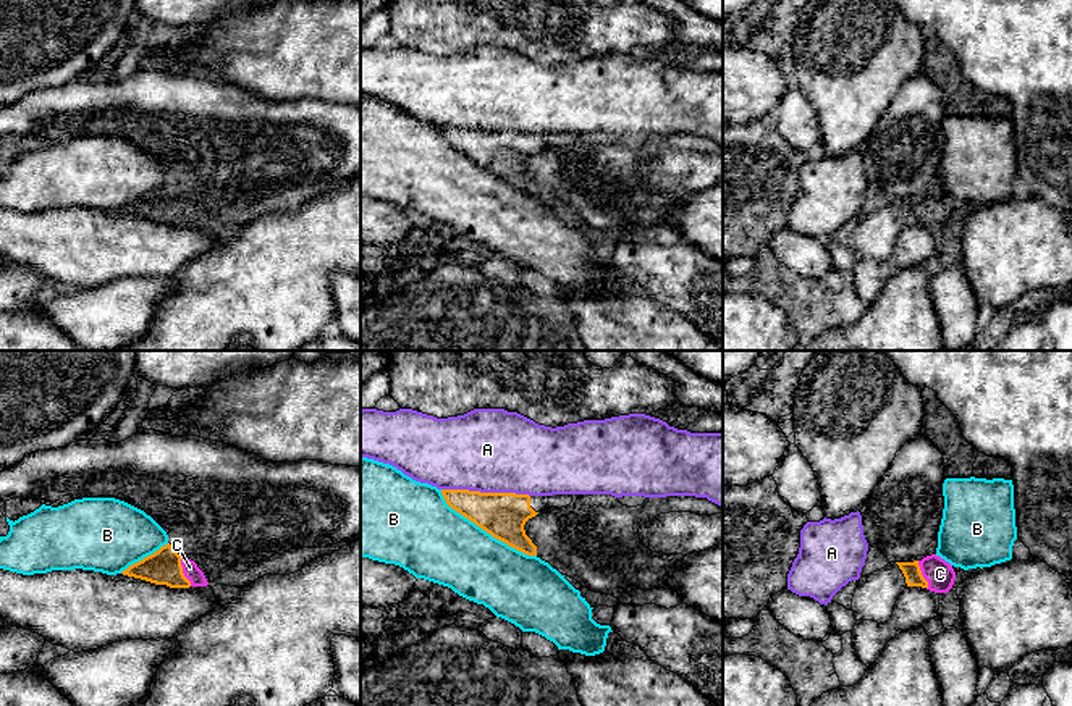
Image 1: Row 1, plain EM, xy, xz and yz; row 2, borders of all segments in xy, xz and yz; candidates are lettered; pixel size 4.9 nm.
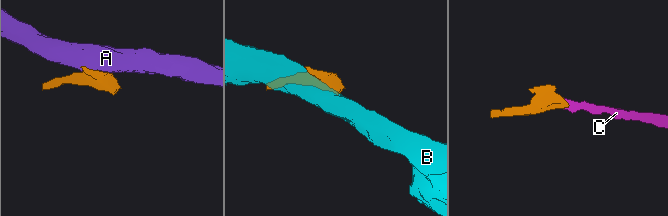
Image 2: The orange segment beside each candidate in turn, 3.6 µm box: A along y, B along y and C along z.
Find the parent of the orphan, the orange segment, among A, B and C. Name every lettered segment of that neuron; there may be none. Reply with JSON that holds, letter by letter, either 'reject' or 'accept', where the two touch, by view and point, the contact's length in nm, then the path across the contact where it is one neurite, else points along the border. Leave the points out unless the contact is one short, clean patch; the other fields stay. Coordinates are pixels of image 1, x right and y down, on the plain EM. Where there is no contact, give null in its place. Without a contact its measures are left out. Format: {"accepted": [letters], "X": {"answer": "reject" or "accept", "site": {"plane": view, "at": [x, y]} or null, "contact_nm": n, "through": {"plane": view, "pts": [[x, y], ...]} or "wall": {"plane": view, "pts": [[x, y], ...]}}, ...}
{"accepted": ["C"], "A": {"answer": "reject", "site": {"plane": "xz", "at": [485, 131]}, "contact_nm": 440}, "B": {"answer": "reject", "site": {"plane": "xz", "at": [485, 168]}, "contact_nm": 600}, "C": {"answer": "accept", "site": {"plane": "xy", "at": [181, 209]}, "contact_nm": 160, "through": {"plane": "xy", "pts": [[164, 205], [181, 209], [189, 205]]}}}

